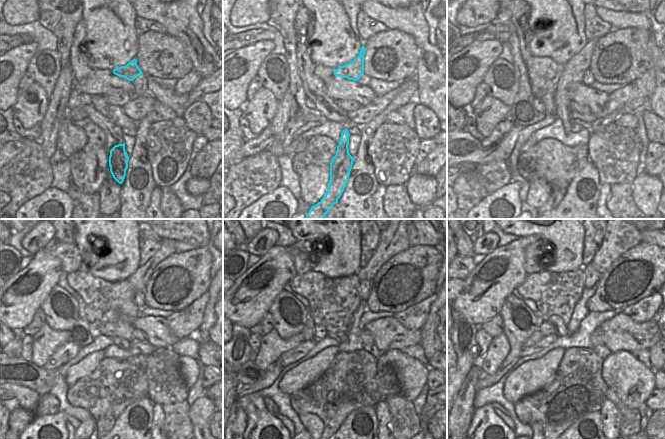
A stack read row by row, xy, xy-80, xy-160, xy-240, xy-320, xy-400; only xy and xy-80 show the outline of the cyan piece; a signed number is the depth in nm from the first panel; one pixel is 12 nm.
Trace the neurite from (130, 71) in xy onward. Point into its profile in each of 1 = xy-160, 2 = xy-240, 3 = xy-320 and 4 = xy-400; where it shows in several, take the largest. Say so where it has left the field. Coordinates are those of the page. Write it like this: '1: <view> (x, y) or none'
1: xy-160 (573, 72)
2: xy-240 (139, 278)
3: xy-320 (394, 239)
4: xy-400 (617, 239)

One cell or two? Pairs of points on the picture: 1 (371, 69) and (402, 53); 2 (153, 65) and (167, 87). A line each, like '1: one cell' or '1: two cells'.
1: one cell
2: two cells

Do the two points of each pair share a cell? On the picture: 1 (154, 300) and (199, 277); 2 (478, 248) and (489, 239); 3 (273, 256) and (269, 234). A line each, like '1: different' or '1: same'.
1: same
2: same
3: different

